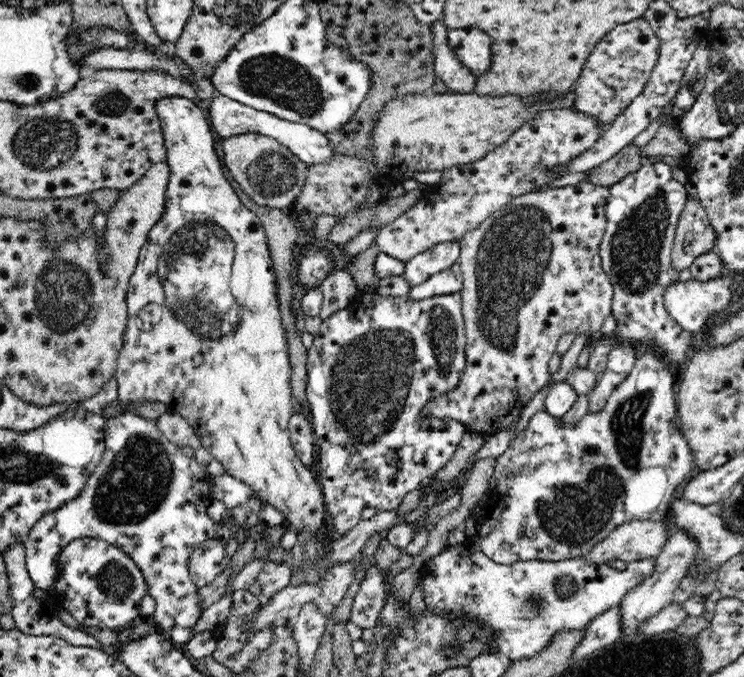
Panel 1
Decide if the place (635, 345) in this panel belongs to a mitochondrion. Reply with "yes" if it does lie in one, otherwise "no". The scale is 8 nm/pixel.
no

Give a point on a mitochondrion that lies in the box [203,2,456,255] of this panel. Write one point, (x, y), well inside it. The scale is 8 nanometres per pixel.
(272, 76)

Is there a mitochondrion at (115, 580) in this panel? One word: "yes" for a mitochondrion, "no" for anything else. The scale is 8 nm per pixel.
yes

